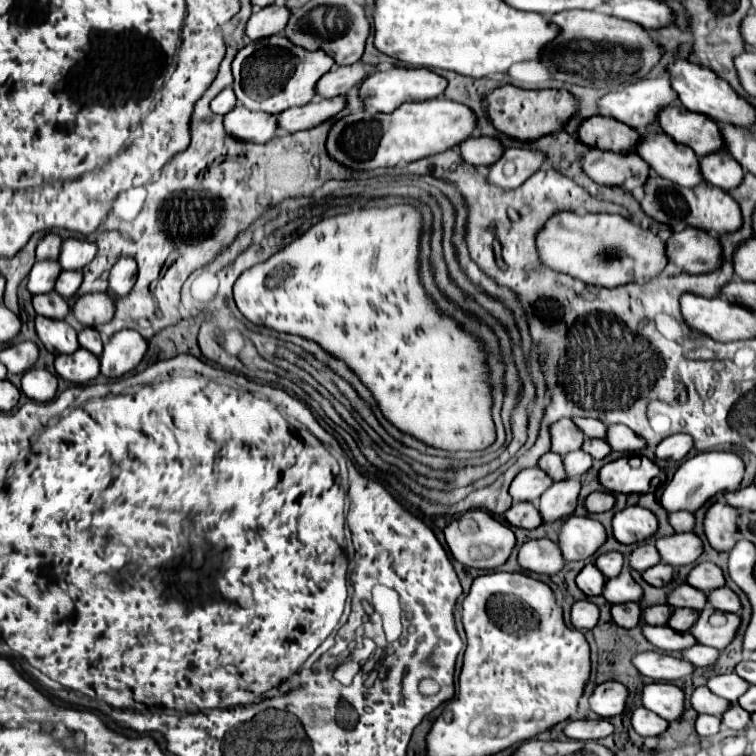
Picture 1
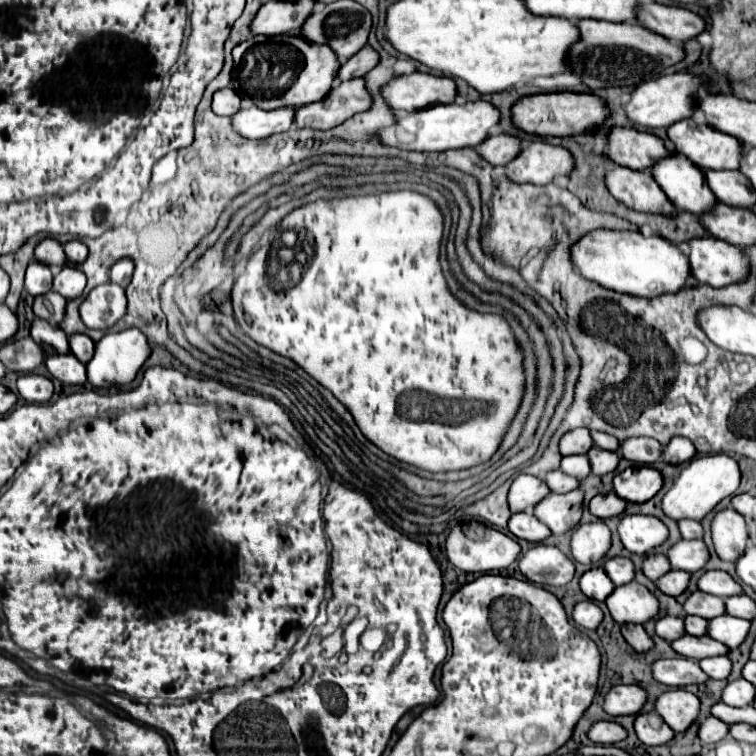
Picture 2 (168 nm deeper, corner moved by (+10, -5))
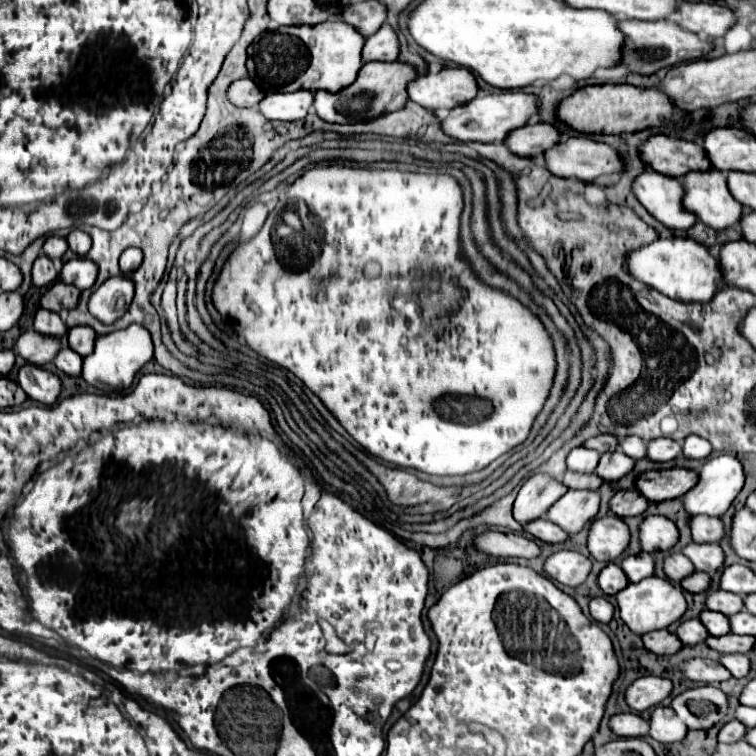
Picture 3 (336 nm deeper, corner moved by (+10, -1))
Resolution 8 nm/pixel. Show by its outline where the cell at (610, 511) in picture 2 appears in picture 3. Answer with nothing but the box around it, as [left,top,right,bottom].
[609,489,649,517]

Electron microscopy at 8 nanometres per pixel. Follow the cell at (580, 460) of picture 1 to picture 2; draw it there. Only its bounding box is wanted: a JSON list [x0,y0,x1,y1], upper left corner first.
[561,455,591,479]

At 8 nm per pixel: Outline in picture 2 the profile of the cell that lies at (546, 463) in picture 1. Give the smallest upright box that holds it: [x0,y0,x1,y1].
[545,469,579,493]

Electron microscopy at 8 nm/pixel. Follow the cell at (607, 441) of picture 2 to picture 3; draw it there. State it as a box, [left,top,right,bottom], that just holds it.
[619,437,647,459]

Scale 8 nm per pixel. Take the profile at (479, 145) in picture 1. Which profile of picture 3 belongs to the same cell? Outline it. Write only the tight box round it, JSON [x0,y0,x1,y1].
[505,123,559,157]

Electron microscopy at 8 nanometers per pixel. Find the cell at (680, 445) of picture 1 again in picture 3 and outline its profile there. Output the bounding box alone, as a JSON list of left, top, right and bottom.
[681,435,713,459]

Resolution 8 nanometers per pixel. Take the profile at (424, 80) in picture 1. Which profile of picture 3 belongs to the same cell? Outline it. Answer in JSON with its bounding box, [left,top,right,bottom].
[407,67,477,109]

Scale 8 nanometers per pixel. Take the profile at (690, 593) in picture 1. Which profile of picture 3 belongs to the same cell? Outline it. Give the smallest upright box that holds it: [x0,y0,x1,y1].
[705,591,743,615]

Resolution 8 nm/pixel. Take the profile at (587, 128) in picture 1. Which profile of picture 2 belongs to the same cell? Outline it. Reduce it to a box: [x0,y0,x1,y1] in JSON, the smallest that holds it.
[609,127,669,171]

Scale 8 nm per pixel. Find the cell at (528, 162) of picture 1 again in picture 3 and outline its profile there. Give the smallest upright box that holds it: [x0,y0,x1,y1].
[543,137,621,183]

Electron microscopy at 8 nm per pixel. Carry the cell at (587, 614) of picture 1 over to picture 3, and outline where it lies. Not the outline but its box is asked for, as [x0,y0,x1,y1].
[589,597,613,623]

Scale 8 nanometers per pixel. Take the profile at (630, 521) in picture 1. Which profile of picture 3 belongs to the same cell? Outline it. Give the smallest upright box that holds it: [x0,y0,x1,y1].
[639,515,679,553]

